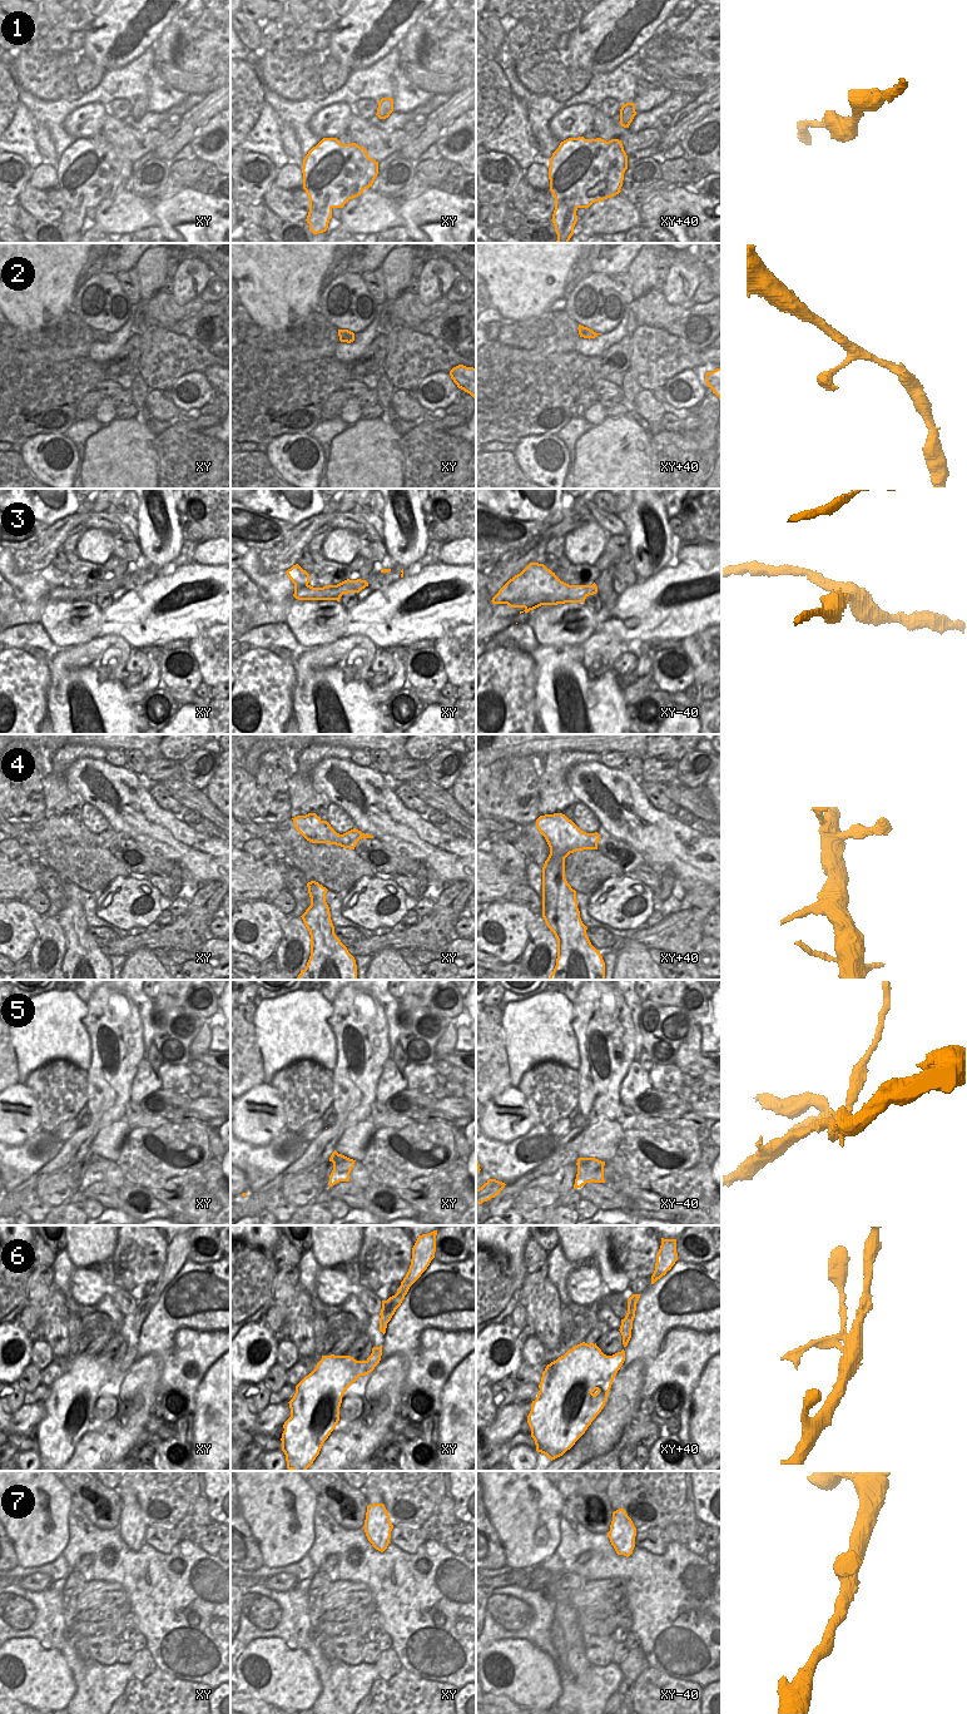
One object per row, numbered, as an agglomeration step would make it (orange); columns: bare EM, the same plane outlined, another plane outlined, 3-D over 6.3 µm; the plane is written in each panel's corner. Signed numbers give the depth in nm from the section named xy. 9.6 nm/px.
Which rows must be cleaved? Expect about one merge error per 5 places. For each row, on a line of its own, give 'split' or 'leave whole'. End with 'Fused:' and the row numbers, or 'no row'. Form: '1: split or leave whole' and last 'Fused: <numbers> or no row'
1: leave whole
2: leave whole
3: leave whole
4: leave whole
5: split
6: leave whole
7: leave whole
Fused: 5

